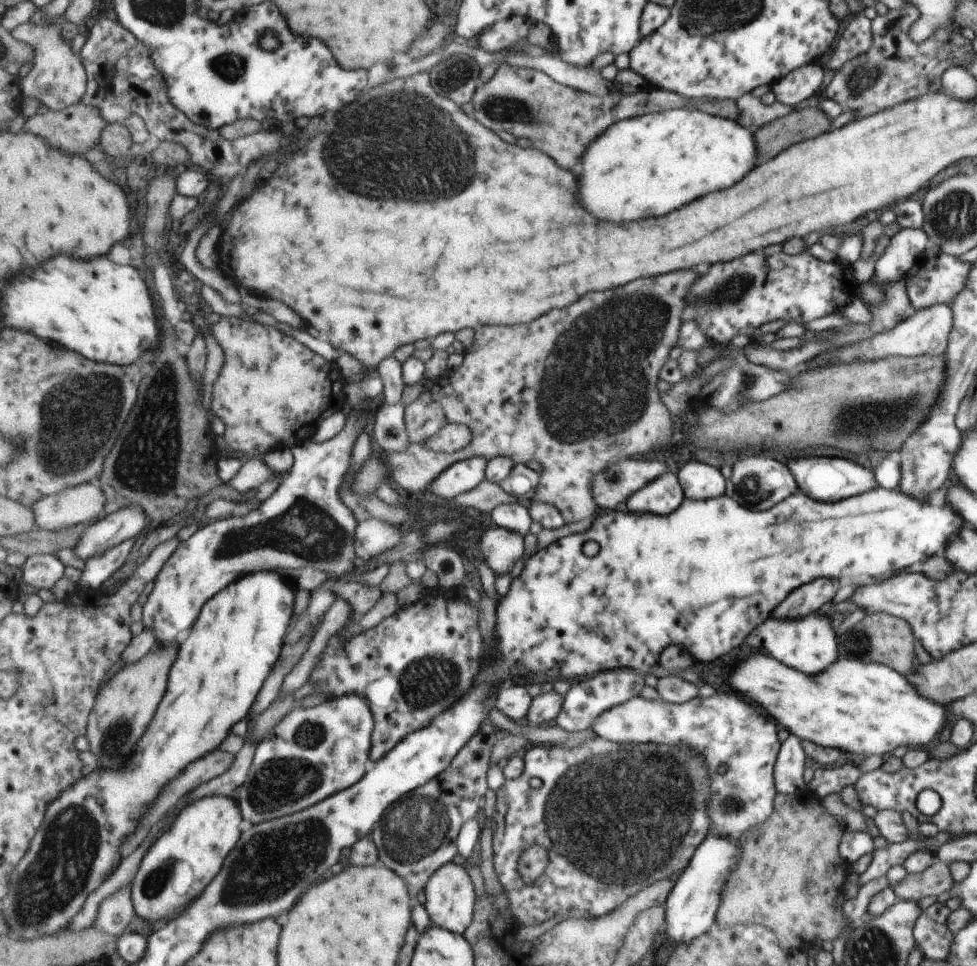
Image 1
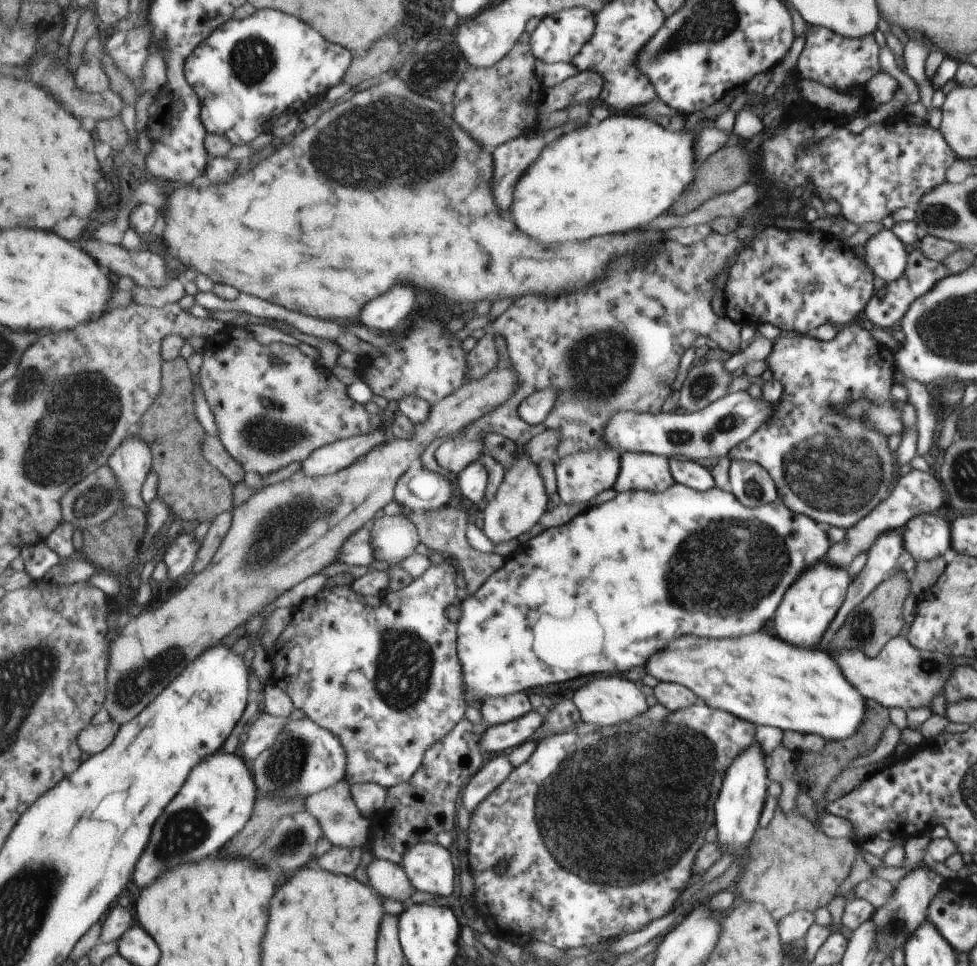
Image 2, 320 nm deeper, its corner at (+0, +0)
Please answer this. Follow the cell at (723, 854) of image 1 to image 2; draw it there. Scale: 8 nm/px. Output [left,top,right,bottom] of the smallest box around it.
[717,742,770,853]

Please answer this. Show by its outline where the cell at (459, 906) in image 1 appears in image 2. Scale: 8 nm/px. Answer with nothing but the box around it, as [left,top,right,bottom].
[402,842,457,896]

